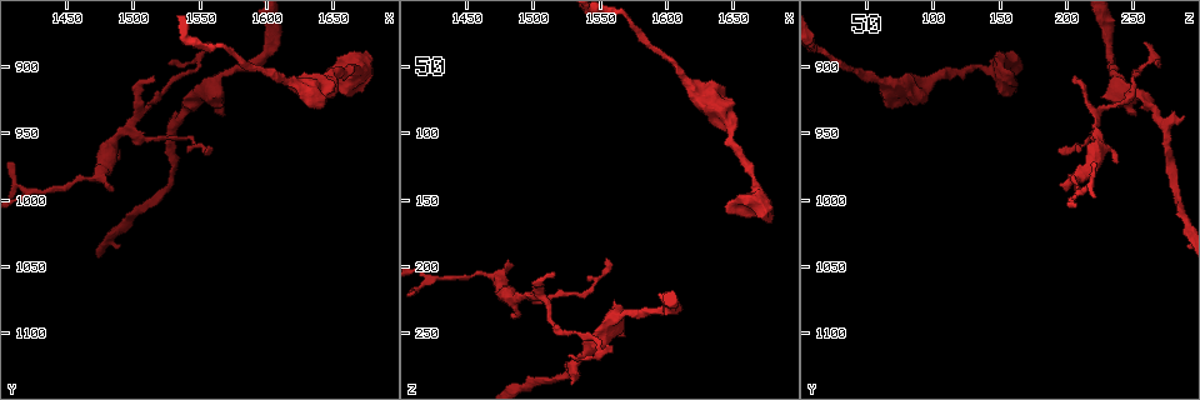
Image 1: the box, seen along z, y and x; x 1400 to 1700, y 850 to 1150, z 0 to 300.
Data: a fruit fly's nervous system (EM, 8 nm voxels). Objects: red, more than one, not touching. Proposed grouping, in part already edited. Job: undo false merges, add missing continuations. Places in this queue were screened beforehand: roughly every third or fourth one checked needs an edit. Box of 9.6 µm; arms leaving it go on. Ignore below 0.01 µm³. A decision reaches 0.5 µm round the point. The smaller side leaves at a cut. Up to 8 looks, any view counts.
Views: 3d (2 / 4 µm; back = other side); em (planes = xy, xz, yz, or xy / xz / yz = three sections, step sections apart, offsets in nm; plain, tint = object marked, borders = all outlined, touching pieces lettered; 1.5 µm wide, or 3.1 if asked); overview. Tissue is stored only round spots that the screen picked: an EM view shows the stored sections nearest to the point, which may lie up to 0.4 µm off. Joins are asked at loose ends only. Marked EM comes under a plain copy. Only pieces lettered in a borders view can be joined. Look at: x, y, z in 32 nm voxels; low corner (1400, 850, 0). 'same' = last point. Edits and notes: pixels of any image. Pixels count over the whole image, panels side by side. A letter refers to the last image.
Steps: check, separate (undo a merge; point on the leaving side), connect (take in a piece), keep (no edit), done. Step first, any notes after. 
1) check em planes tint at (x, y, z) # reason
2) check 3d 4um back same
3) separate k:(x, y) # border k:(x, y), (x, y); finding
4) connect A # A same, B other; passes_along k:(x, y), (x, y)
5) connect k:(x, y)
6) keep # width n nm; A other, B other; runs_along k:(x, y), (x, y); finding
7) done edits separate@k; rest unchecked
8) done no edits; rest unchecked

check 3d 2um at (1632, 916, 78) # a fork

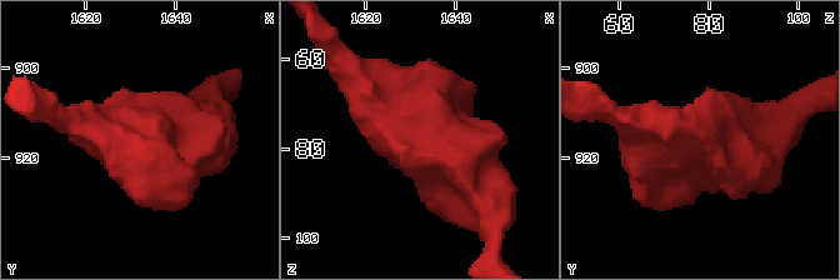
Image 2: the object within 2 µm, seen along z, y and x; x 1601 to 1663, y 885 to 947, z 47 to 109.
check em xz step 8 borders at (1632, 915, 77) # shape alone is not enough

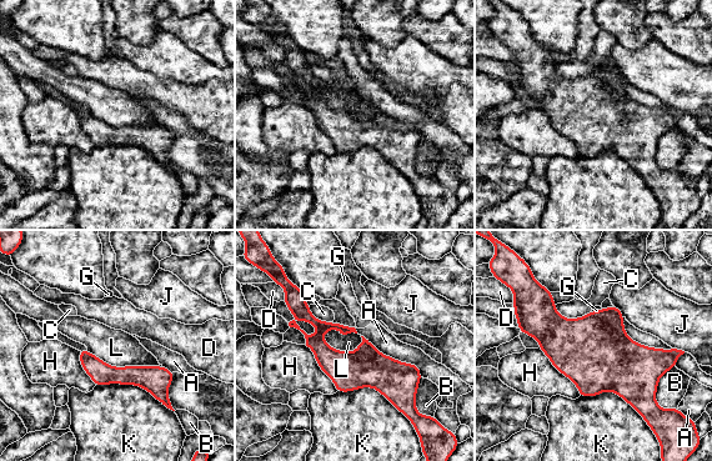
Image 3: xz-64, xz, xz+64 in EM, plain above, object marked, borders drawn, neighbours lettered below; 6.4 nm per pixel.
keep # A other, B other, C other, D other, G other, H other, J other, K other, L other; border 3:(321, 336), (347, 351), (362, 337); continuous, no second neuron

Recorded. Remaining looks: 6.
check 3d 4um at (1570, 938, 252)

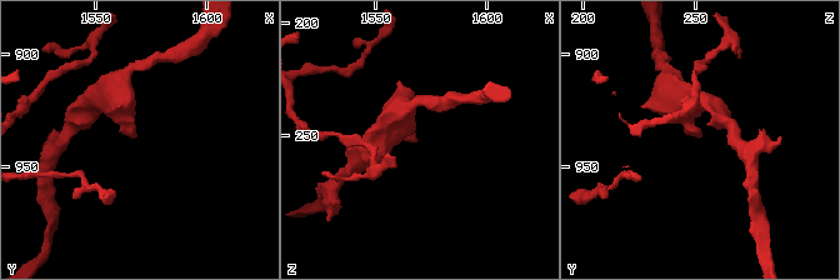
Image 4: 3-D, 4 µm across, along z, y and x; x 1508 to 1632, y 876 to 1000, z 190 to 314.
check em planes tint at (1570, 937, 253)

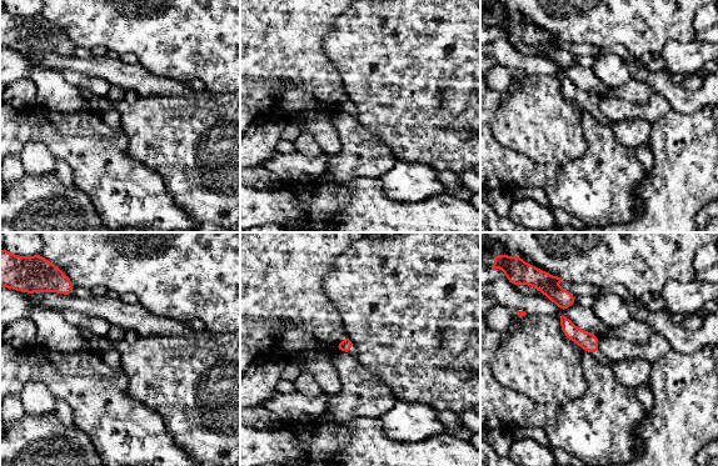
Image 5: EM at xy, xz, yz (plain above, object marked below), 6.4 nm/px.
check em planes borders same

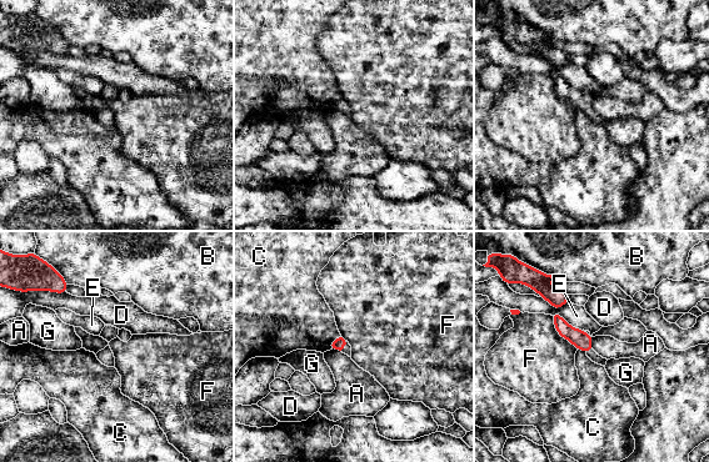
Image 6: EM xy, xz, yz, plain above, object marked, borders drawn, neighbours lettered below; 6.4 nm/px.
keep # longest_contact F 300 nm; A other, B other, C other, D other, E other, F other, G other; no lettered piece goes on from it

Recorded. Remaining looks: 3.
check 3d 2um at (1484, 970, 238) # an open end

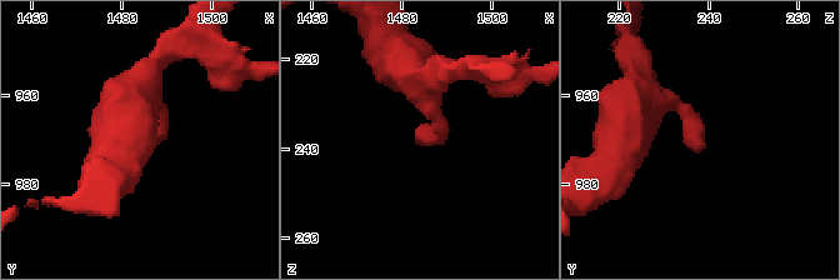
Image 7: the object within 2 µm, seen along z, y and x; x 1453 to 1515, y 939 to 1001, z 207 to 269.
check em xy step 4 tint at (1483, 972, 238) # now the EM

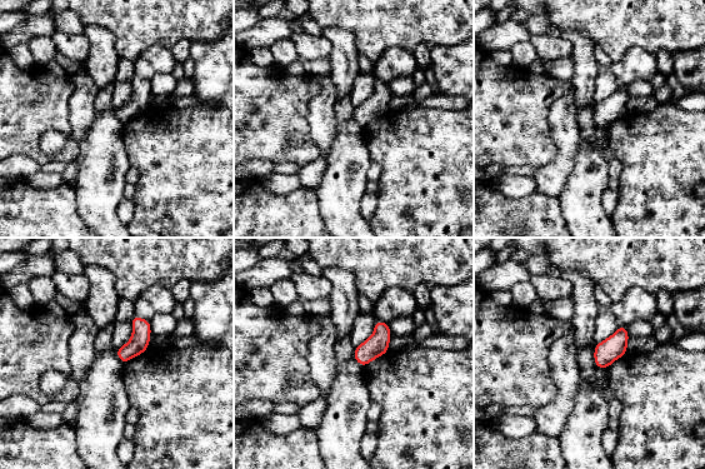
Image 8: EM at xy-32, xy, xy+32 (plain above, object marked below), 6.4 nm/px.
check em xz step 8 borders same

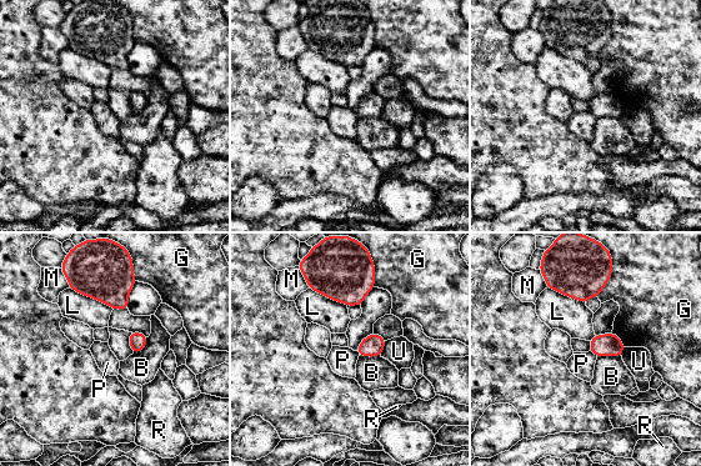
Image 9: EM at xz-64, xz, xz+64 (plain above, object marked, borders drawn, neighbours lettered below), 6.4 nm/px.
keep # B other, G other, L other, M other, P other, R other, U other; border 9:(69, 287), (96, 299), (113, 309); no lettered piece goes on from it

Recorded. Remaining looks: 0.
done no edits; rest unchecked

